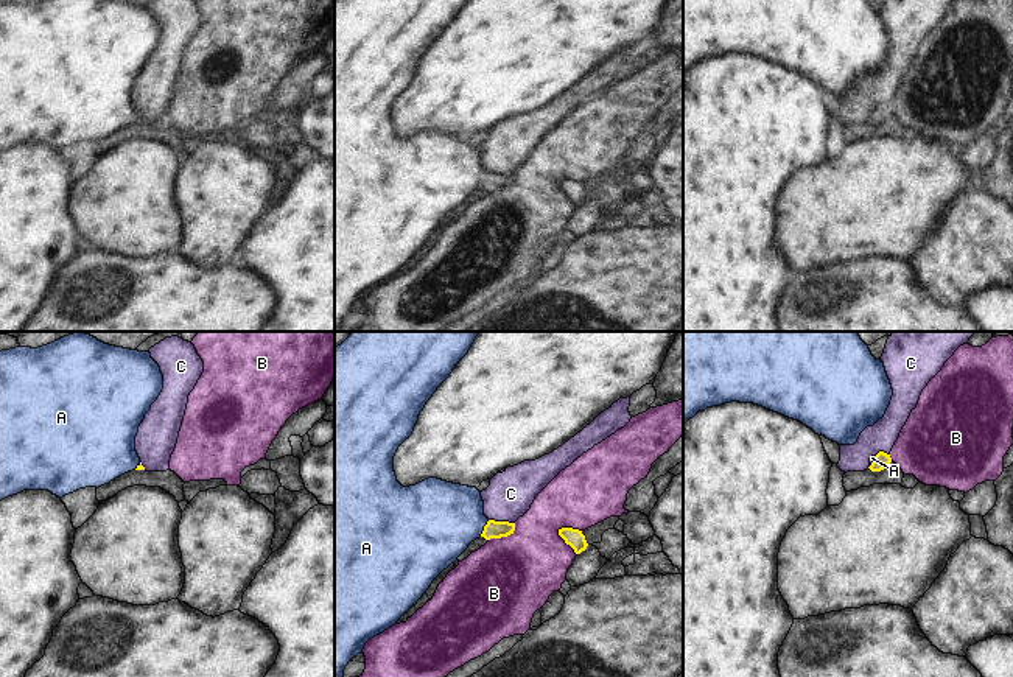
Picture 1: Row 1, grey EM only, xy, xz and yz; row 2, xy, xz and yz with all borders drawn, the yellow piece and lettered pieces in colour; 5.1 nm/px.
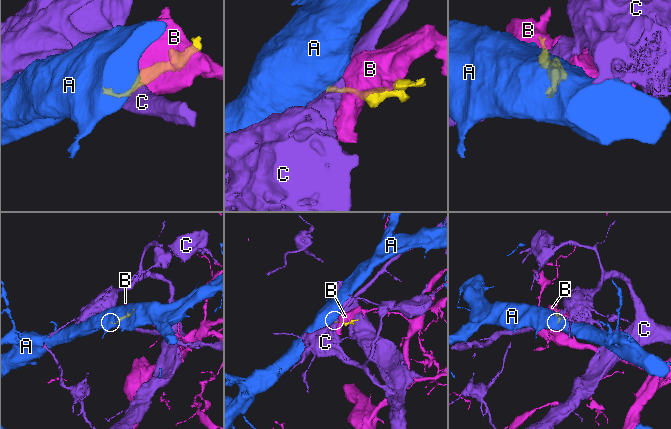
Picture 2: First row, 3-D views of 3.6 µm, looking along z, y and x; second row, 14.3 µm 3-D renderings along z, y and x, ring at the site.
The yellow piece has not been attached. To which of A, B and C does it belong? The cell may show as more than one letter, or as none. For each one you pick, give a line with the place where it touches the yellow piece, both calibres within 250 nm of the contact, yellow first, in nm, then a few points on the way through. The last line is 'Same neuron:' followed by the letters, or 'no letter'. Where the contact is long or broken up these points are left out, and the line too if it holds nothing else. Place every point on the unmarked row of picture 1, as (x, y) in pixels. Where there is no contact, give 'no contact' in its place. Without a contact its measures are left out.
A: contact xz (484, 179); calibres 100 and 400 nm; way xz (494, 181), (484, 179), (461, 171), (438, 171)
Same neuron: A

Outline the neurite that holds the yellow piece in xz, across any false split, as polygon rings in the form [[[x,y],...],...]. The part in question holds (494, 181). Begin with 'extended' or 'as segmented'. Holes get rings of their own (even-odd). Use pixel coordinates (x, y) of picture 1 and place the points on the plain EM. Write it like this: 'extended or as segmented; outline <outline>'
extended; outline [[[335,0],[335,331],[369,291],[417,255],[433,232],[479,188],[514,185],[515,174],[489,171],[476,139],[428,129],[403,139],[394,123],[398,98],[412,86],[426,53],[470,0]]]

